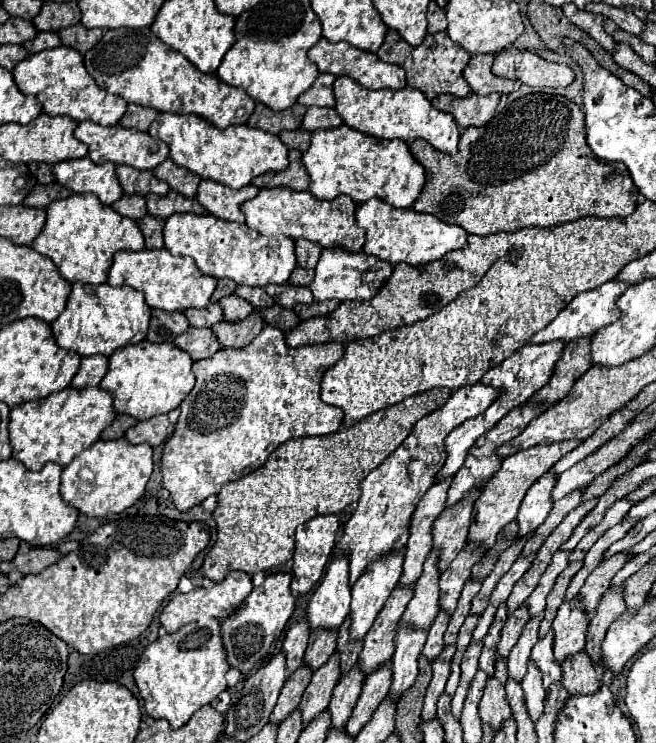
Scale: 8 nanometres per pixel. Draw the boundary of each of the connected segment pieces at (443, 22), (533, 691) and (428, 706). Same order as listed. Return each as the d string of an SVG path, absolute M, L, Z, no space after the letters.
M430 2L430 4L428 4L426 18L428 18L428 34L442 32L442 30L446 30L446 26L448 26L448 20L446 20L444 10L442 10L442 8L438 8L434 2Z
M532 660L528 662L528 672L522 680L522 688L524 688L524 698L526 698L530 718L536 722L538 716L542 716L542 704L544 704L546 690L542 686L542 674Z
M448 644L442 654L432 662L432 682L426 688L426 696L424 696L424 706L422 706L422 720L432 720L436 716L436 702L440 698L440 694L444 692L446 680L450 676L450 660L454 656L456 646Z

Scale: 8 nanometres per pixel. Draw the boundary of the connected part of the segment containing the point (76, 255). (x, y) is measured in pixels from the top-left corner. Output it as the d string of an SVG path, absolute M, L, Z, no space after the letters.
M74 194L66 200L54 200L48 204L46 224L40 236L32 242L32 248L42 256L48 256L68 282L84 282L96 286L106 282L114 252L142 250L144 236L134 220L120 216L110 206L100 204L98 196Z

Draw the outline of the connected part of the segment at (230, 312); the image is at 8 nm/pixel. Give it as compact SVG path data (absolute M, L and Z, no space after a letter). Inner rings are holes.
M236 294L222 298L222 300L220 300L220 306L222 306L222 310L224 310L224 320L226 320L226 322L240 322L240 320L246 318L250 312L254 312L252 304L246 302L246 300L242 300L242 298L238 298Z

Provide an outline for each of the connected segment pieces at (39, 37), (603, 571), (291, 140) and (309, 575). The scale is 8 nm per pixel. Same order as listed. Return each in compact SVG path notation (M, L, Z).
M38 32L30 44L32 44L30 52L42 52L42 50L50 50L50 48L60 46L60 40L58 40L56 32Z
M630 550L616 552L614 556L602 560L600 566L594 568L592 574L586 578L586 582L584 582L582 590L580 590L580 598L582 598L582 604L586 606L586 610L588 610L590 616L594 614L594 608L598 606L602 594L608 590L614 574L630 560L628 554L630 554Z
M298 128L294 132L280 132L278 136L288 148L296 148L300 152L304 152L310 146L310 132L306 132L304 128Z
M326 514L308 520L296 528L296 550L294 550L294 572L292 572L292 594L308 594L322 578L324 566L336 544L336 532L340 528L338 516Z

